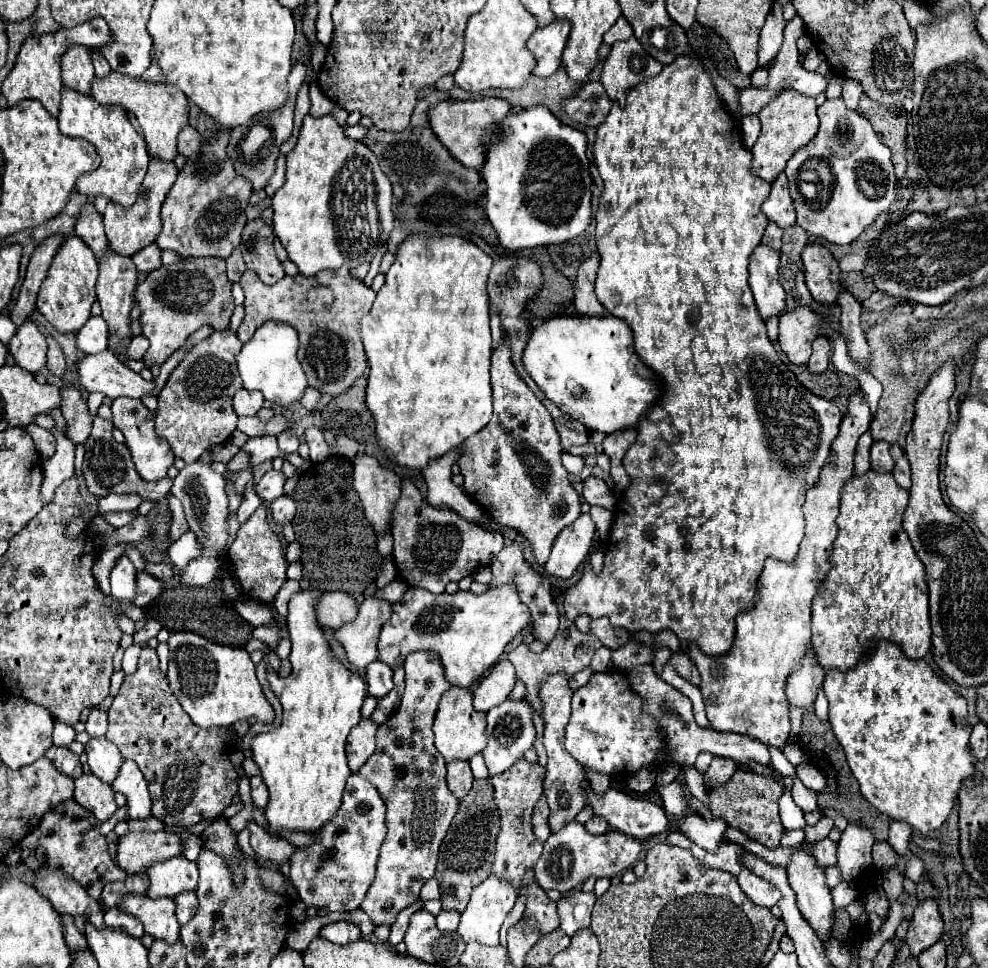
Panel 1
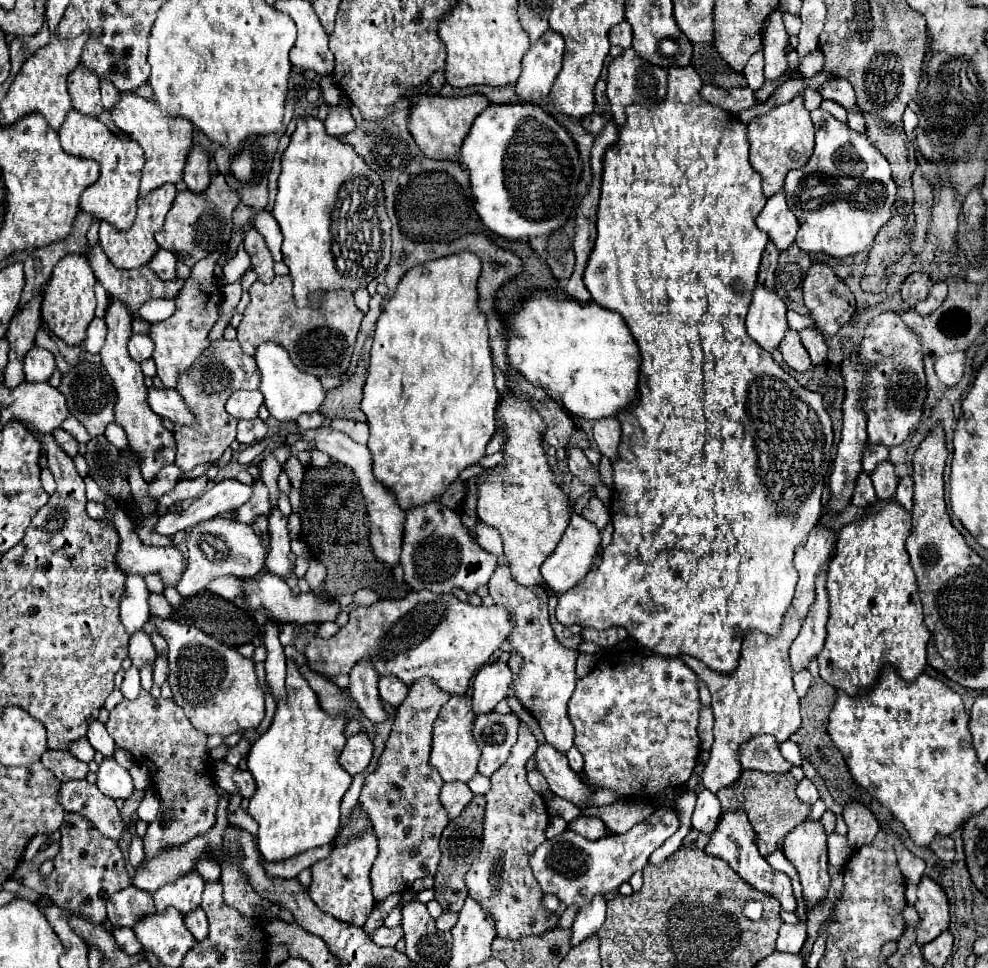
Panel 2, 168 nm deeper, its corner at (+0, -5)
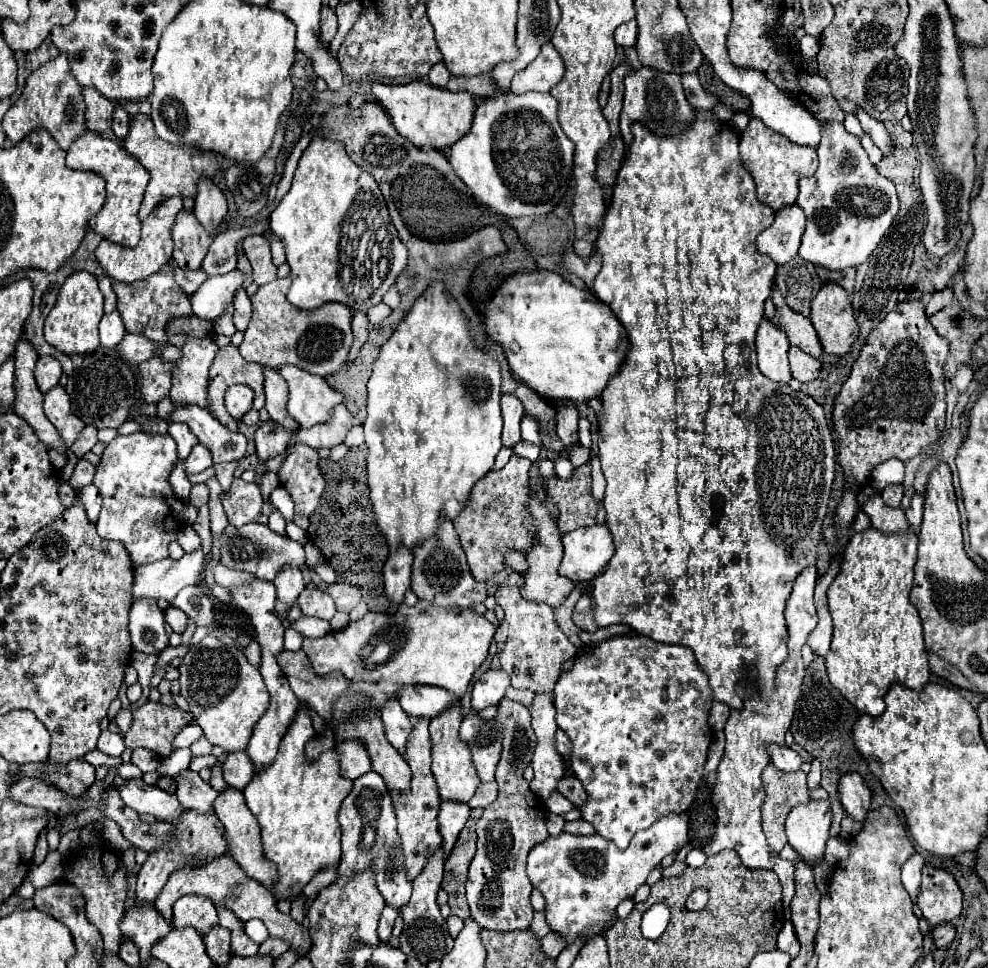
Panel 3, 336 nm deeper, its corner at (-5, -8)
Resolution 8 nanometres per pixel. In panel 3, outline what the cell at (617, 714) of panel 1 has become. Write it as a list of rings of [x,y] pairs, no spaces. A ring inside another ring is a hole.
[[[616,637],[616,639],[608,639],[608,641],[600,643],[594,649],[580,653],[576,657],[576,661],[574,661],[572,671],[566,671],[566,673],[560,675],[554,693],[556,693],[556,697],[554,697],[556,723],[570,737],[570,741],[574,745],[572,771],[582,781],[582,785],[584,785],[584,789],[588,793],[588,803],[584,807],[580,807],[582,819],[590,821],[598,835],[602,835],[604,839],[616,843],[618,849],[626,849],[630,839],[632,839],[632,835],[638,829],[646,829],[654,821],[658,821],[660,817],[664,817],[668,813],[682,813],[682,811],[686,811],[690,807],[690,803],[696,797],[696,789],[698,789],[698,783],[702,779],[702,773],[704,773],[708,747],[712,743],[712,729],[708,725],[708,711],[710,711],[710,703],[712,703],[712,691],[710,691],[706,673],[698,667],[698,663],[694,663],[694,655],[692,655],[690,649],[686,649],[682,645],[656,643],[656,641],[648,639],[648,637]]]

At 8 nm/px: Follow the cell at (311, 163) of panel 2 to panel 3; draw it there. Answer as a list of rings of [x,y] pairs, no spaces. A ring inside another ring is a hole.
[[[314,135],[310,145],[304,149],[294,171],[290,191],[270,215],[270,229],[280,235],[286,245],[286,261],[292,269],[288,301],[298,309],[316,309],[324,303],[340,301],[354,311],[368,311],[382,301],[382,295],[406,267],[408,251],[390,221],[378,183],[346,155],[346,147],[342,147],[342,143],[322,139],[320,135]]]

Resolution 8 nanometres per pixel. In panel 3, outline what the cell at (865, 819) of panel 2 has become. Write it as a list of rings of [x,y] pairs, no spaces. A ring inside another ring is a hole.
[[[844,775],[840,779],[840,785],[838,785],[838,793],[840,793],[840,801],[846,809],[846,813],[862,823],[870,811],[870,799],[872,799],[872,793],[868,791],[868,787],[862,783],[860,775]]]

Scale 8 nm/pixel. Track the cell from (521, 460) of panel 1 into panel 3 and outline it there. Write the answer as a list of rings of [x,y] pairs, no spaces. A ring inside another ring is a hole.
[[[530,495],[530,501],[528,501],[528,515],[534,523],[534,543],[530,547],[530,551],[526,551],[526,561],[528,561],[528,571],[526,575],[522,575],[524,579],[524,585],[520,587],[520,593],[530,599],[530,601],[542,601],[542,603],[550,603],[550,607],[556,607],[560,605],[568,595],[570,591],[574,589],[574,583],[562,575],[558,575],[558,567],[560,567],[560,561],[564,557],[564,547],[562,547],[562,533],[560,533],[560,527],[558,527],[558,521],[556,521],[556,515],[546,509],[546,505],[538,499],[538,495]]]

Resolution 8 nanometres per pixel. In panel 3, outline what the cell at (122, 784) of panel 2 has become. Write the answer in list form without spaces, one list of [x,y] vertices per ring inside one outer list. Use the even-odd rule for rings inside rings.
[[[126,779],[124,785],[118,787],[118,793],[130,809],[138,813],[150,813],[160,821],[172,821],[184,811],[174,795],[156,785],[146,785],[142,779]]]

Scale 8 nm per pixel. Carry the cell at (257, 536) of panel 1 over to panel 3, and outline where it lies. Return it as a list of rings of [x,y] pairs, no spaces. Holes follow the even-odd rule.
[[[266,421],[256,429],[256,455],[258,455],[258,465],[254,469],[256,483],[260,483],[262,477],[268,473],[266,461],[276,457],[278,453],[284,453],[292,435],[294,435],[292,431],[286,431],[282,425],[274,421]]]

